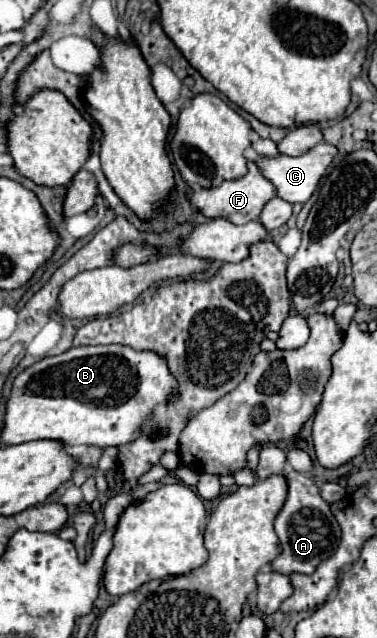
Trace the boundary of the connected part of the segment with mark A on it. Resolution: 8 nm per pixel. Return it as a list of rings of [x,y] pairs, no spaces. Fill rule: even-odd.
[[[296,470],[288,472],[288,500],[284,502],[282,510],[278,512],[278,516],[274,520],[274,528],[280,538],[282,554],[272,562],[272,568],[280,574],[314,572],[322,558],[332,556],[332,552],[338,544],[338,534],[340,534],[340,524],[336,522],[334,514],[330,512],[328,502],[322,500],[314,480],[310,476],[306,476],[304,472],[296,472]]]

